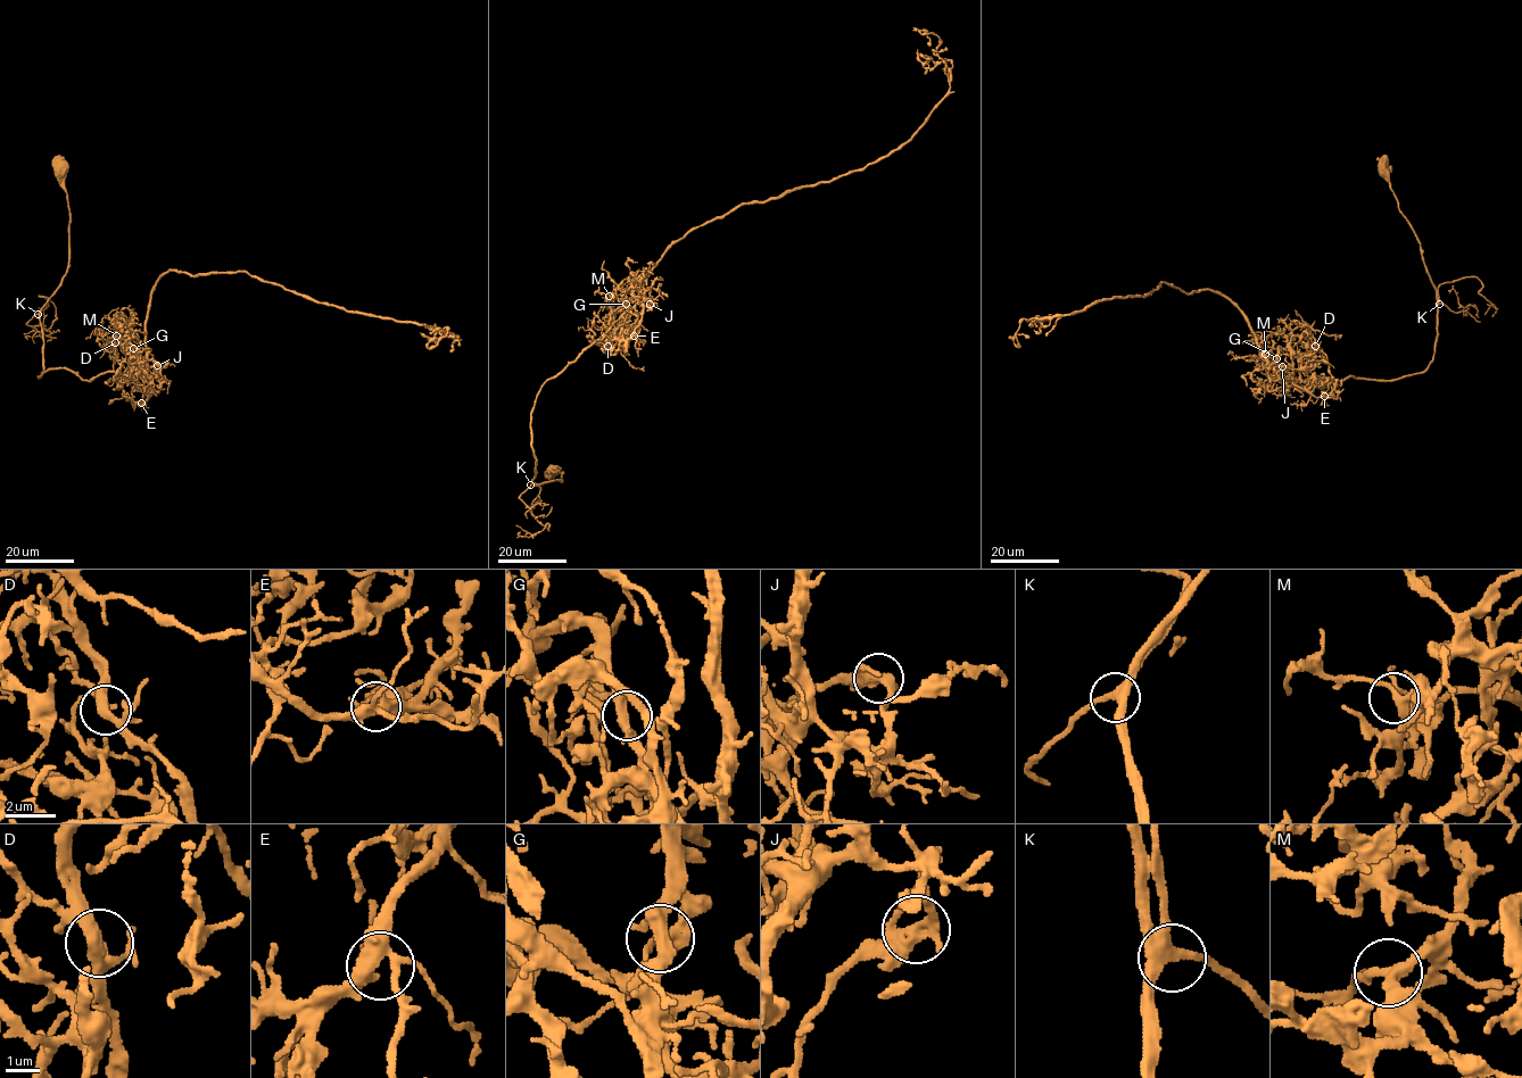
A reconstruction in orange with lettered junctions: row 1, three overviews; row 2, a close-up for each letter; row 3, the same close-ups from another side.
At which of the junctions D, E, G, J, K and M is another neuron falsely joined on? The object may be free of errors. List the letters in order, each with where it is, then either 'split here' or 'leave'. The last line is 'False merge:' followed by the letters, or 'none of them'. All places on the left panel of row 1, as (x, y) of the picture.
D: (115, 342) | leave
E: (141, 403) | leave
G: (133, 348) | leave
J: (157, 365) | leave
K: (38, 314) | leave
M: (116, 336) | leave
False merge: none of them

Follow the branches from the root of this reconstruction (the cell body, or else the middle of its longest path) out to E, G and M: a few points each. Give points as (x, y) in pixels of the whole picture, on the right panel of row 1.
E: (1383, 166), (1436, 292), (1433, 361), (1390, 380), (1298, 381), (1312, 376), (1308, 391), (1324, 396)
G: (1383, 166), (1436, 292), (1433, 361), (1419, 373), (1353, 375), (1334, 387), (1313, 375), (1284, 381), (1276, 358)
M: (1383, 166), (1436, 292), (1433, 361), (1390, 380), (1353, 375), (1334, 387), (1310, 375), (1290, 387), (1265, 354)

